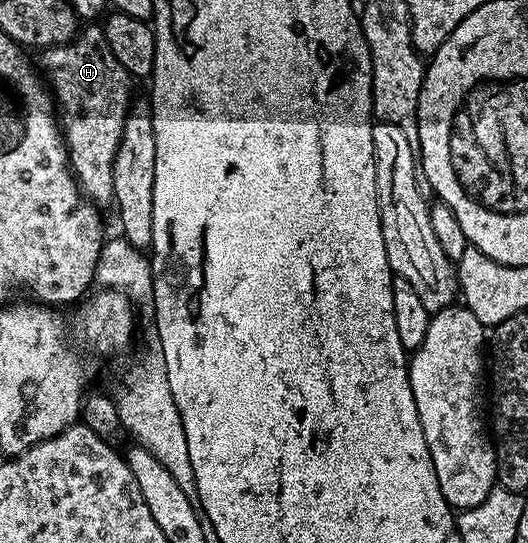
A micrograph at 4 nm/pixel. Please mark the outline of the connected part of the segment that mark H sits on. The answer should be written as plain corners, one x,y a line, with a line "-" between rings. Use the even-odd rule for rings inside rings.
97,27
97,29
82,28
73,40
68,41
66,45
52,45
49,49
40,50
39,57
41,57
41,65
39,61
39,69
43,74
44,80
47,82
48,88
51,90
56,108
59,110
59,124
61,132
65,139
65,147
69,151
69,168
72,169
74,177
77,179
77,188
81,190
82,194
88,200
92,201
98,207
107,206
113,199
113,163
115,161
115,151
121,142
123,135
123,123
125,116
129,114
129,107
131,104
131,96
129,97
129,84
131,78
129,72
123,67
123,63
119,63
119,59
115,59
114,53
111,52
111,47
107,47
107,39
105,38
104,28

